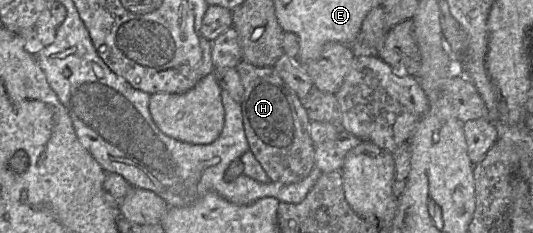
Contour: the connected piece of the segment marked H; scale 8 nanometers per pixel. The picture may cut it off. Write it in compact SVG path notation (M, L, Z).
M241 60L235 67L244 87L241 104L243 126L249 150L272 182L297 183L315 167L310 119L303 101L276 73L273 67L256 67Z

